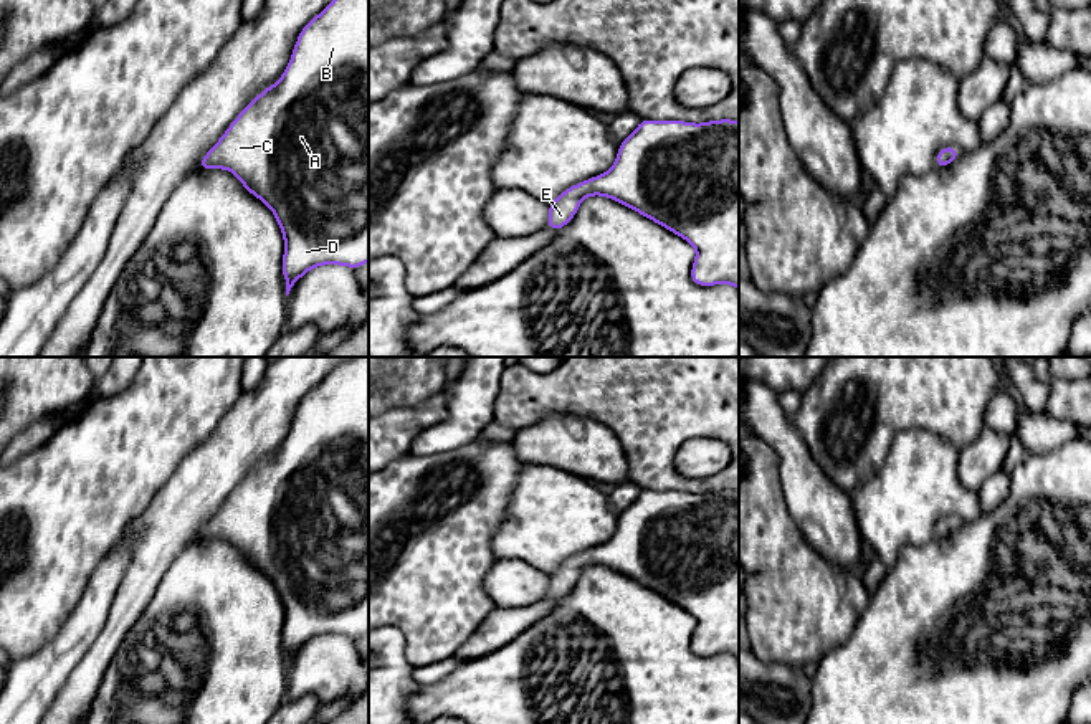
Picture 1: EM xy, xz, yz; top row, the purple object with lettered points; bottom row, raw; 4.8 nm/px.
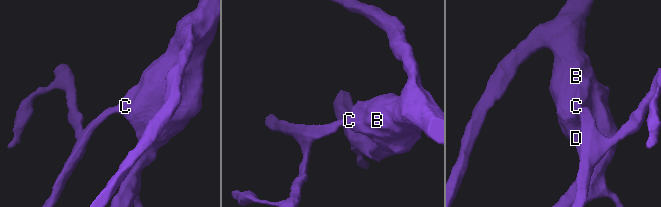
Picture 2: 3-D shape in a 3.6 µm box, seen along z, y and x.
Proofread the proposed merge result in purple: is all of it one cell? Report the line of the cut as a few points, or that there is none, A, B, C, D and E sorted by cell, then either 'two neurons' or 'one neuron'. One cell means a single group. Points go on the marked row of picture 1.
cut none; groups A B C D E; one neuron

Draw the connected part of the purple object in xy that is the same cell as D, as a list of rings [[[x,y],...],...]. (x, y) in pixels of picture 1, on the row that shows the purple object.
[[[332,0],[301,30],[281,79],[260,93],[230,124],[210,152],[202,157],[198,170],[212,167],[233,172],[243,187],[274,213],[284,236],[283,276],[286,296],[301,276],[319,264],[342,264],[355,269],[369,261],[369,0]]]

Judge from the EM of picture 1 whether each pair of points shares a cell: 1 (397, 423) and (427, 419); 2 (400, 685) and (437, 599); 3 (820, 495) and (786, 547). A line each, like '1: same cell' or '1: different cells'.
1: same cell
2: different cells
3: different cells

